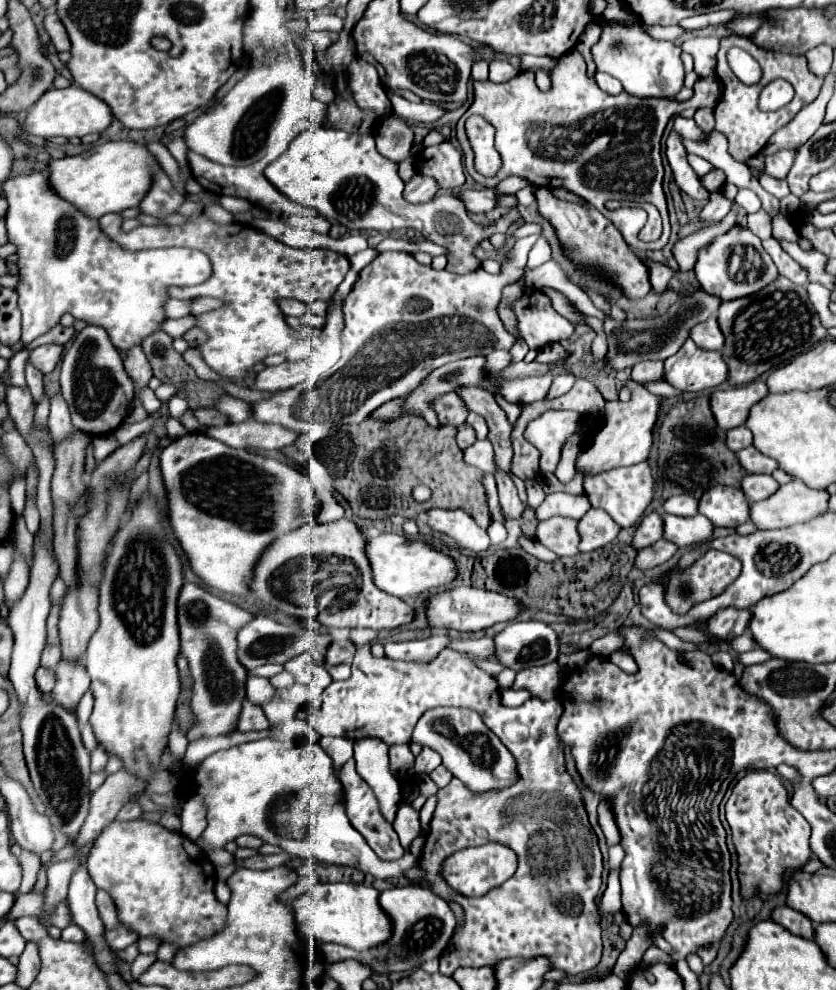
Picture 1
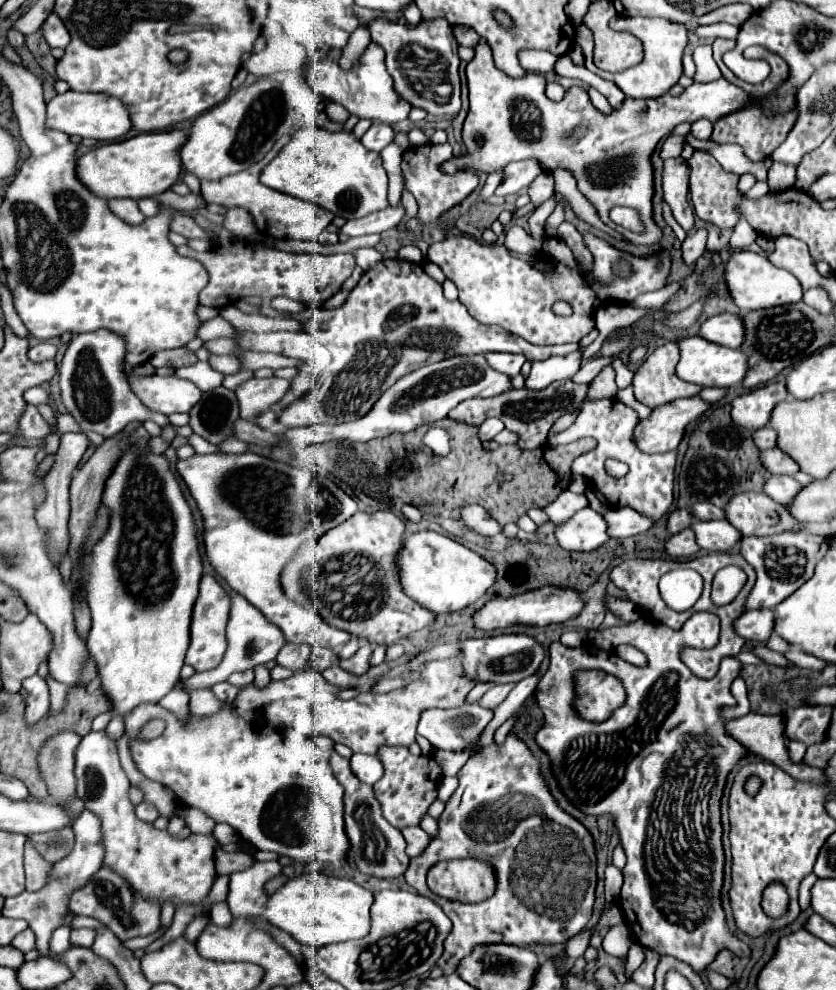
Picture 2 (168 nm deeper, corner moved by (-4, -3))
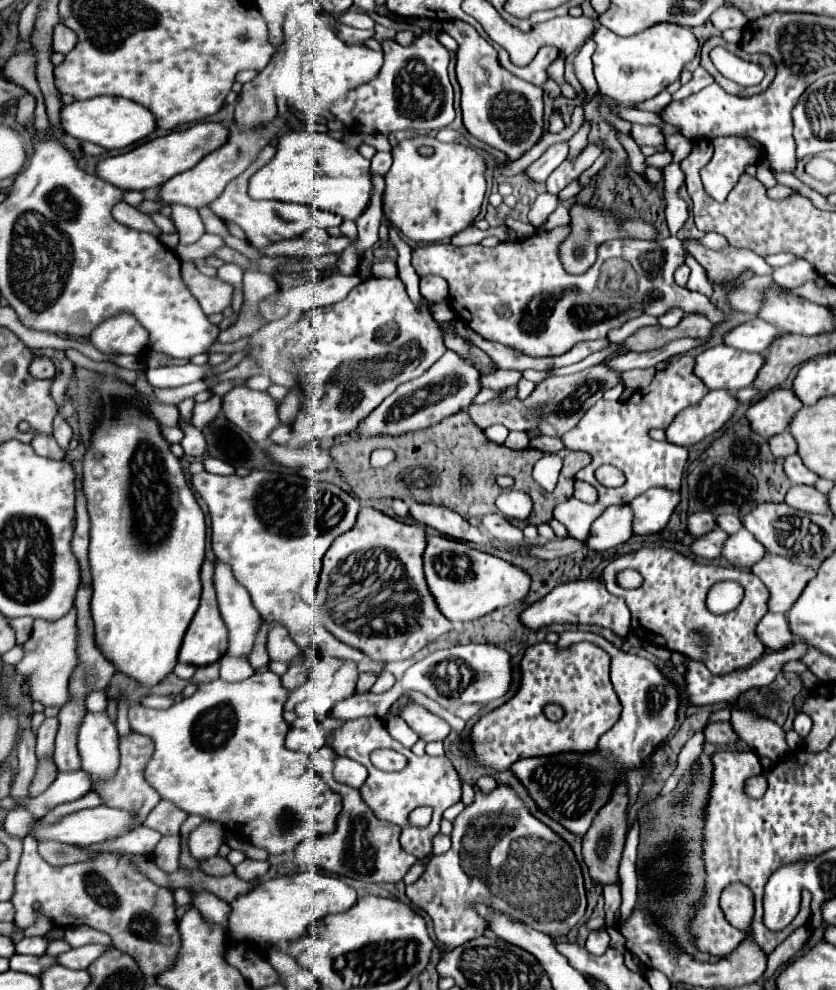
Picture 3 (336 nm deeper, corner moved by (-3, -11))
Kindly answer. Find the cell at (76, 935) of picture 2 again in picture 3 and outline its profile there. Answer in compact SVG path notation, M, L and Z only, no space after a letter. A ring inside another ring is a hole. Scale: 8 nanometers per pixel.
M87 925L67 929L65 931L65 941L71 947L81 947L81 945L87 945L87 943L99 943L99 945L105 945L105 947L111 945L111 937L107 933L97 931L93 927L87 927Z

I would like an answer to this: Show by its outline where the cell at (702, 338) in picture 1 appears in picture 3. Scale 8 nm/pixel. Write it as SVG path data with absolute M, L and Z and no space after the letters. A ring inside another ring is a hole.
M753 319L735 327L729 335L725 335L725 343L743 351L763 353L779 337L779 333L783 333L779 331L779 327L763 319Z

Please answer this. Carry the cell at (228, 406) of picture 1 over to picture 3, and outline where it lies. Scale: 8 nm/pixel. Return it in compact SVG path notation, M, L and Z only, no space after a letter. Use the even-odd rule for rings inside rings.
M279 425L271 435L269 439L277 445L287 445L291 441L291 427L289 425Z

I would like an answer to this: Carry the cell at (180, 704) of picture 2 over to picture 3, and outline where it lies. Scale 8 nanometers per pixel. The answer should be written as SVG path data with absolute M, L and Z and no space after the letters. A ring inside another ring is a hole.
M147 695L141 699L141 705L155 707L155 709L167 709L167 707L171 707L171 703L173 703L173 699L167 695Z

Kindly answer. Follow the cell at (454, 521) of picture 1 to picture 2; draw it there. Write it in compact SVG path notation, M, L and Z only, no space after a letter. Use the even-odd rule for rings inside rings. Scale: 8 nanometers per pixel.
M466 505L460 509L460 521L474 533L478 533L484 539L490 539L500 533L502 525L498 525L480 505Z

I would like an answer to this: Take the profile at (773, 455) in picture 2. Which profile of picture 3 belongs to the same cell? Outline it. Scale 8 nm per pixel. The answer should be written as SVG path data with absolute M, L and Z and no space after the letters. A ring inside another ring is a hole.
M789 455L785 459L785 473L787 477L797 485L797 483L803 483L803 485L815 485L819 481L819 475L815 475L811 469L807 469L803 465L803 461L799 459L799 455Z

